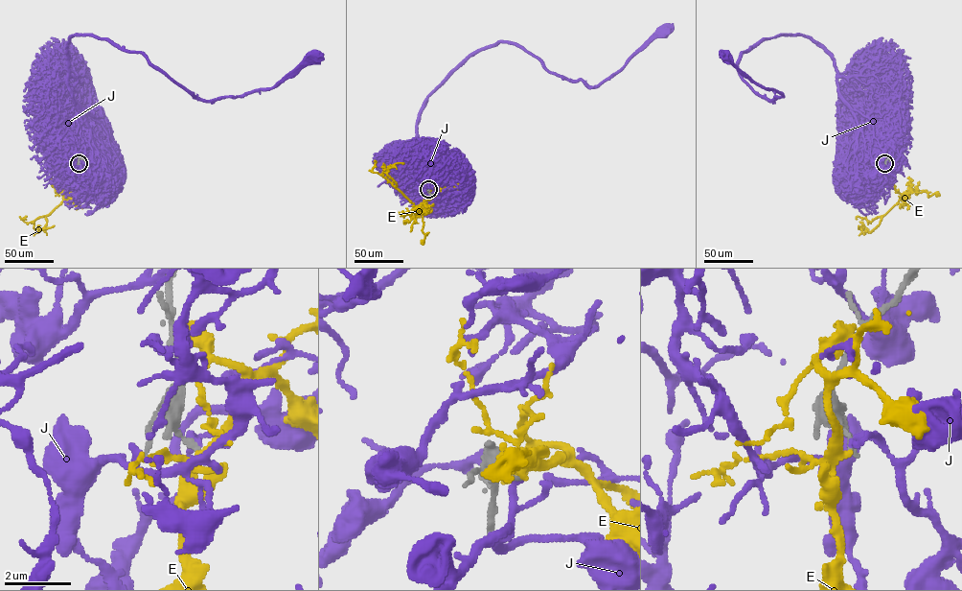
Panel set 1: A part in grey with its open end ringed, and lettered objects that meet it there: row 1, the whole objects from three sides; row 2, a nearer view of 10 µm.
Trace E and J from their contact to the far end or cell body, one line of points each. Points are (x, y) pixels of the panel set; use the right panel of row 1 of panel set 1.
E: (885, 164), (883, 175), (901, 194), (930, 192), (928, 197), (937, 193)
J: (885, 164), (809, 37), (741, 54), (740, 76), (770, 100), (782, 94), (725, 57)

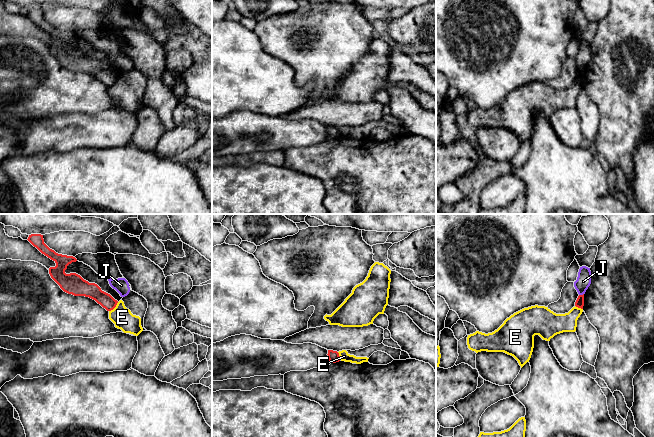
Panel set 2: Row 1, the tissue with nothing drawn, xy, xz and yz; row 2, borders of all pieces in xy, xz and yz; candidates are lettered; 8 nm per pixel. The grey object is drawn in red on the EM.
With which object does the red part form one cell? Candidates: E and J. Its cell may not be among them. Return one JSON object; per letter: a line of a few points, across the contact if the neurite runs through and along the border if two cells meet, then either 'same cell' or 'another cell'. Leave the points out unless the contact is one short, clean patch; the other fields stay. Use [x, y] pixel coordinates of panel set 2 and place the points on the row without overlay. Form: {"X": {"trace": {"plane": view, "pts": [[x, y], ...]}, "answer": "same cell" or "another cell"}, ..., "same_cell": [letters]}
{"E": {"trace": {"plane": "xy", "pts": [[118, 78], [109, 87]]}, "answer": "another cell"}, "J": {"trace": {"plane": "yz", "pts": [[583, 69], [579, 71]]}, "answer": "another cell"}, "same_cell": []}

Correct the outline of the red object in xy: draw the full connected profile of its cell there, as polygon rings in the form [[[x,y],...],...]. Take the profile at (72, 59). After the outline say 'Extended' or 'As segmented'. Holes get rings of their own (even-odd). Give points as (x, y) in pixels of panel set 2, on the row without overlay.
[[[31,10],[27,16],[42,30],[56,39],[55,43],[49,44],[49,50],[64,68],[74,72],[89,73],[95,76],[107,87],[111,87],[116,83],[118,77],[110,70],[102,67],[97,60],[89,59],[76,49],[65,49],[67,42],[72,38],[77,37],[75,33],[58,30],[50,25],[44,19],[43,11],[41,10]]]. As segmented

